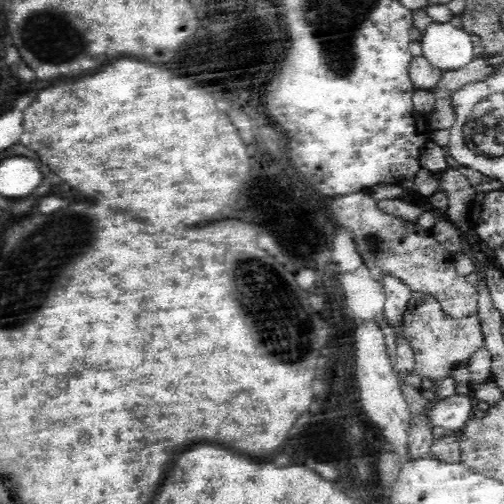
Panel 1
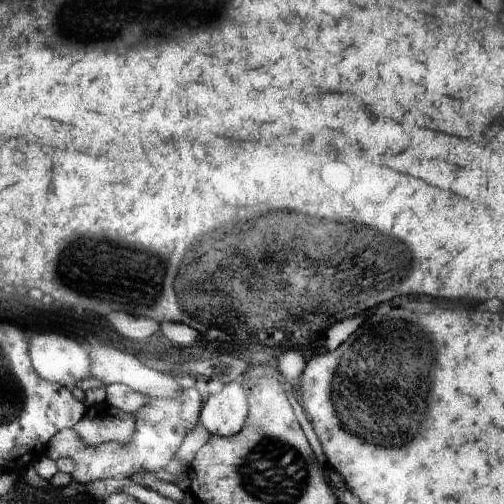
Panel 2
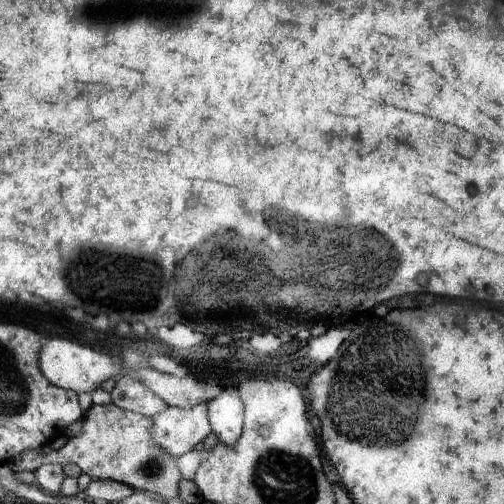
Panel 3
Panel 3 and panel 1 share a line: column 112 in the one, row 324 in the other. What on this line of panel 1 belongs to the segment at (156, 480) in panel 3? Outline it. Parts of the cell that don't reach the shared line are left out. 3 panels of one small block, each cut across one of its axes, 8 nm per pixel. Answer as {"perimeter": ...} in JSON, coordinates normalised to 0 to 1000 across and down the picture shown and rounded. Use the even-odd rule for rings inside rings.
{"perimeter":[[[817,579],[806,615],[802,615],[802,663],[810,671],[813,690],[821,694],[825,706],[825,738],[841,750],[853,746],[861,754],[861,762],[869,766],[869,758],[885,754],[893,742],[889,734],[933,710],[933,702],[944,690],[960,690],[960,663],[956,663],[956,647],[952,647],[952,631],[948,627],[933,627],[933,631],[917,631],[917,635],[901,635],[893,631],[877,603],[857,591],[853,583],[841,579]]]}

